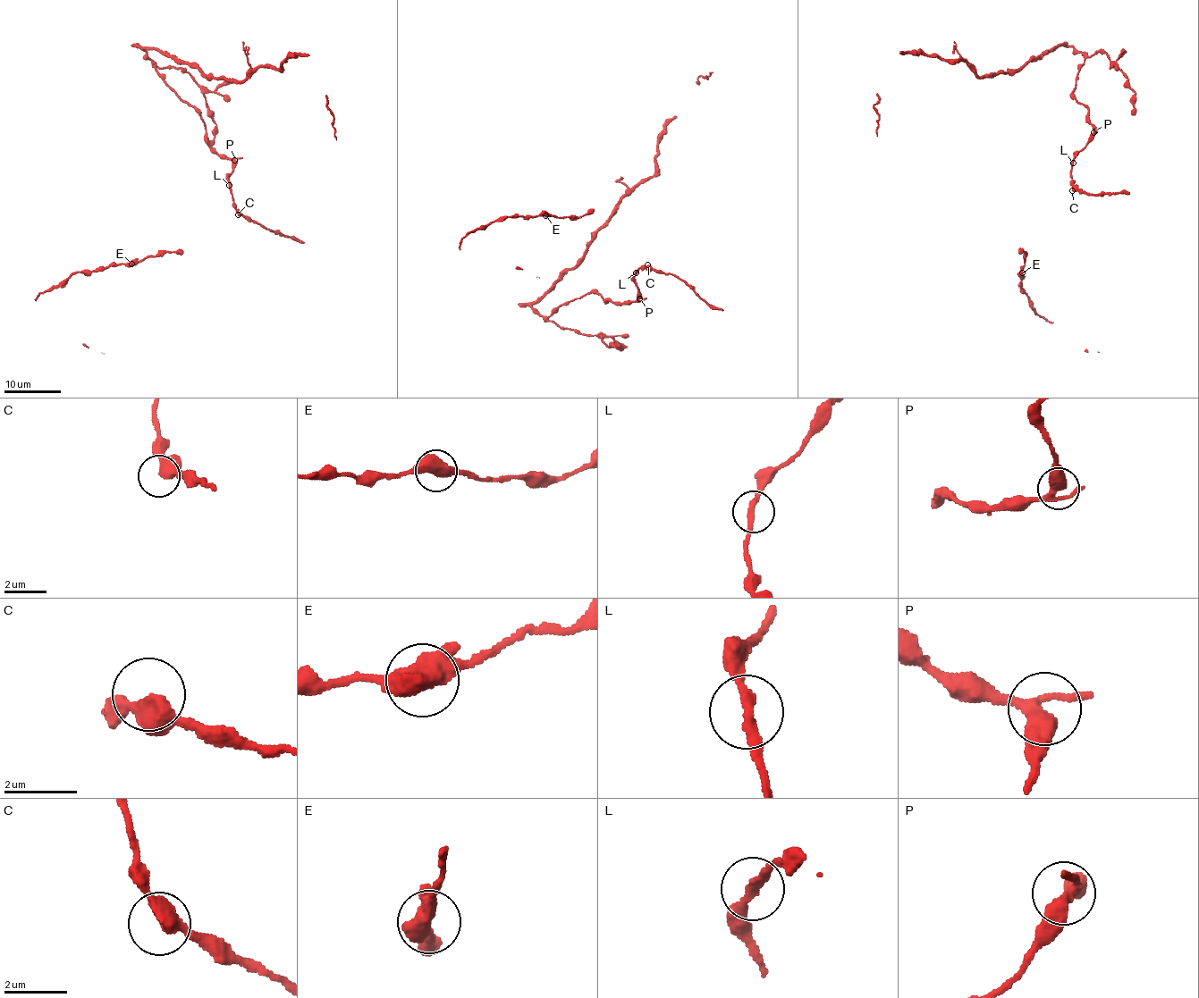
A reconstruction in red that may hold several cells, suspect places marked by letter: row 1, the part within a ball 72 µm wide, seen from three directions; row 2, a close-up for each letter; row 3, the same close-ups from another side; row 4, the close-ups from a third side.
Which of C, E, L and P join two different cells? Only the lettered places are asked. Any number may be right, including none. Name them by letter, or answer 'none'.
none

